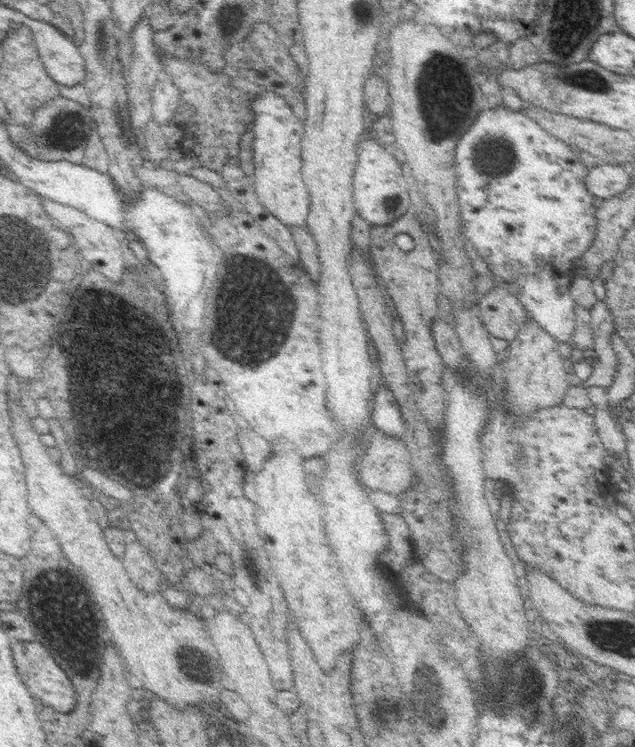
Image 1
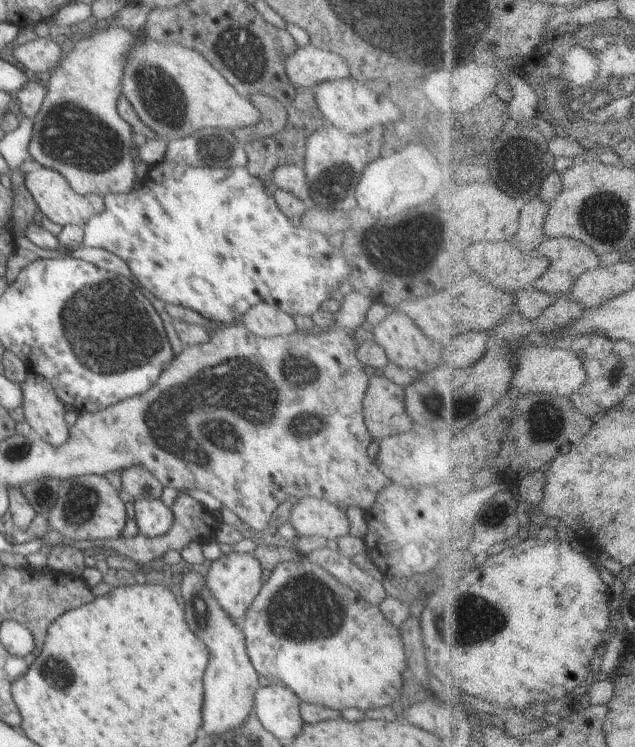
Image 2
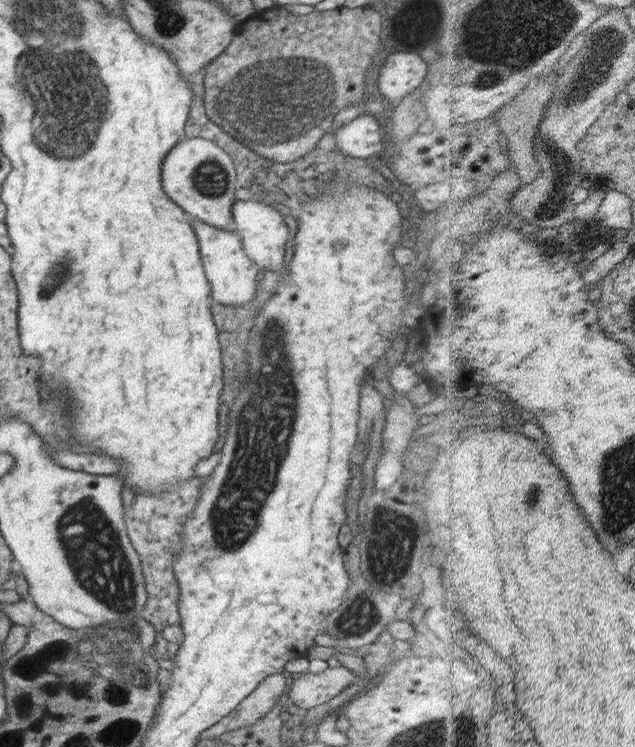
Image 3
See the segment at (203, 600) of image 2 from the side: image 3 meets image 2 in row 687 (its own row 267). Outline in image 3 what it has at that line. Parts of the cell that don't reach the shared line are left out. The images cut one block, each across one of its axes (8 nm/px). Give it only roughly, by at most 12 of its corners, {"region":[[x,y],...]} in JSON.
{"region":[[192,216],[212,298],[250,305],[259,267],[238,232]]}

